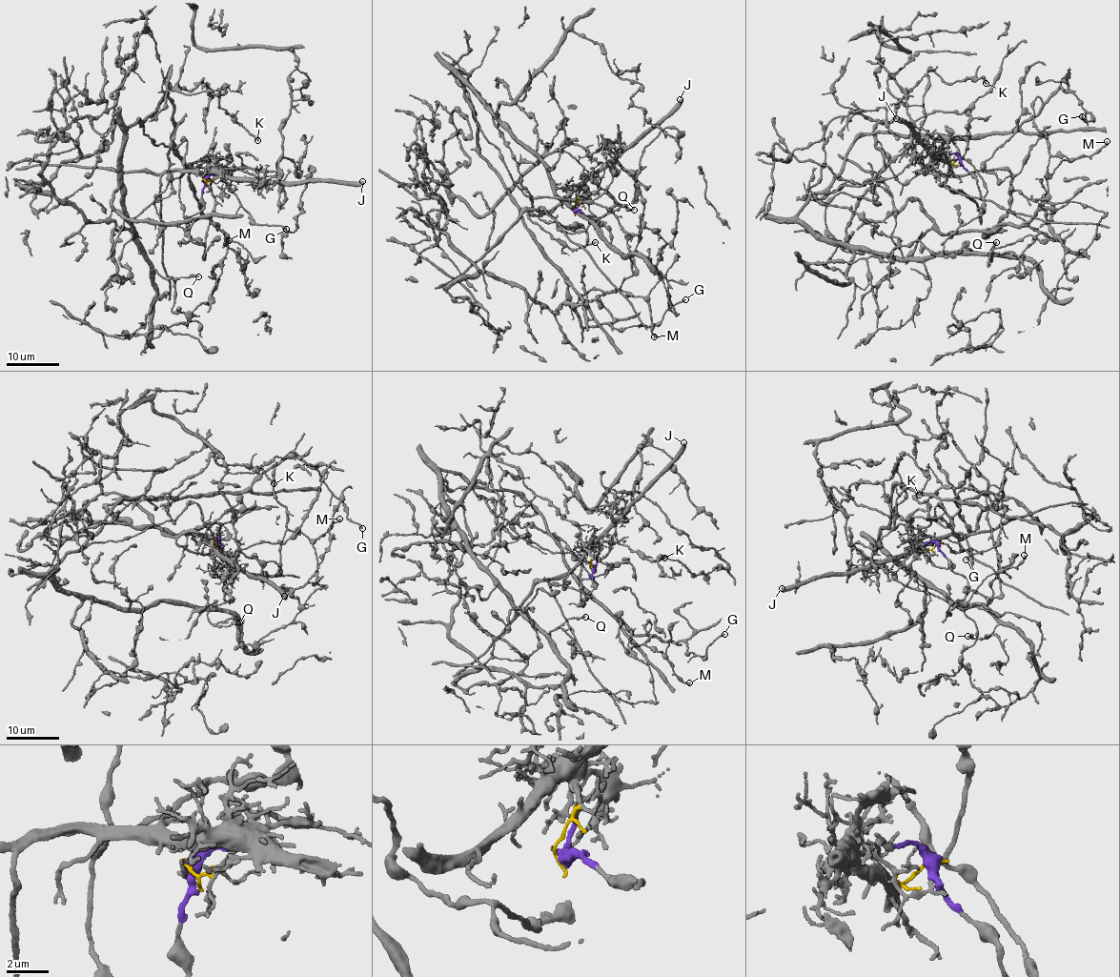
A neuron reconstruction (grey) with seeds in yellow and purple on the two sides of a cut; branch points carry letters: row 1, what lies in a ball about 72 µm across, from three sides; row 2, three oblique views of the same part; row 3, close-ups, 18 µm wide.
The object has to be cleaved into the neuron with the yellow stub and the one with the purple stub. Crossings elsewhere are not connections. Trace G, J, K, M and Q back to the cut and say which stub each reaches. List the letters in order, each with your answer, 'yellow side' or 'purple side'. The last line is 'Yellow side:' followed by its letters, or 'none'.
G: purple side
J: yellow side
K: purple side
M: purple side
Q: purple side
Yellow side: J

